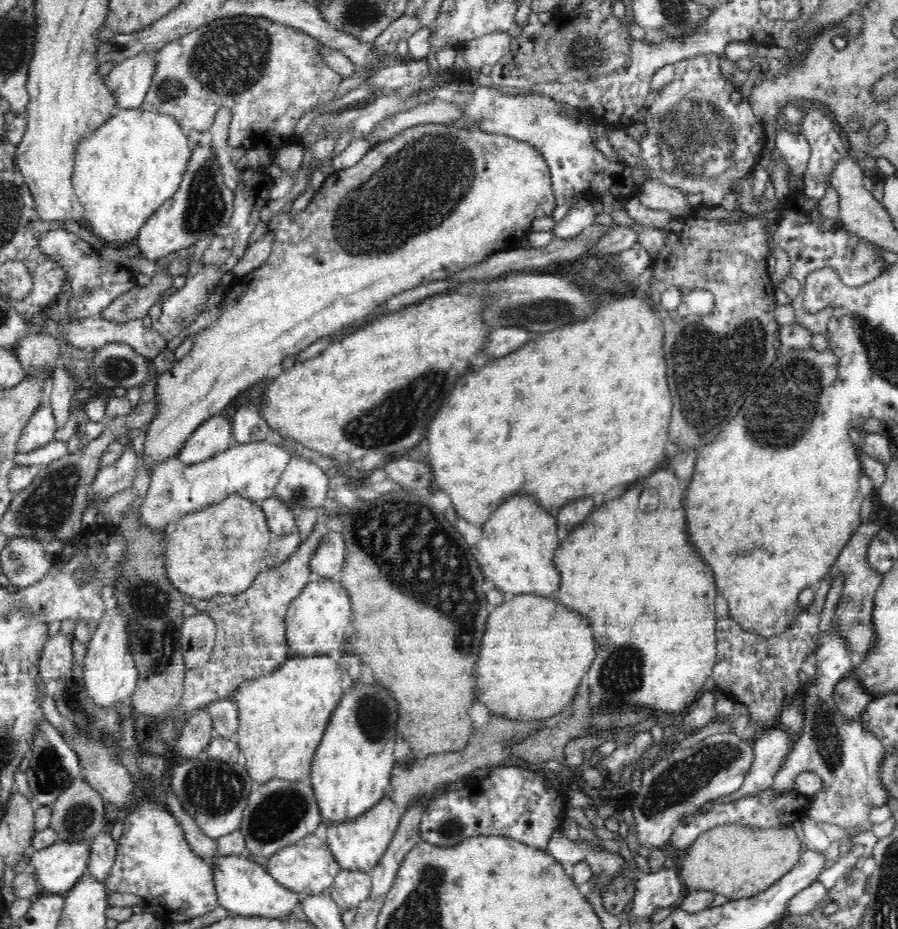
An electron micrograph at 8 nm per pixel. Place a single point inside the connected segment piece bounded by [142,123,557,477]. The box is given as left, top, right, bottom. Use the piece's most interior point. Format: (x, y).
(436, 199)

